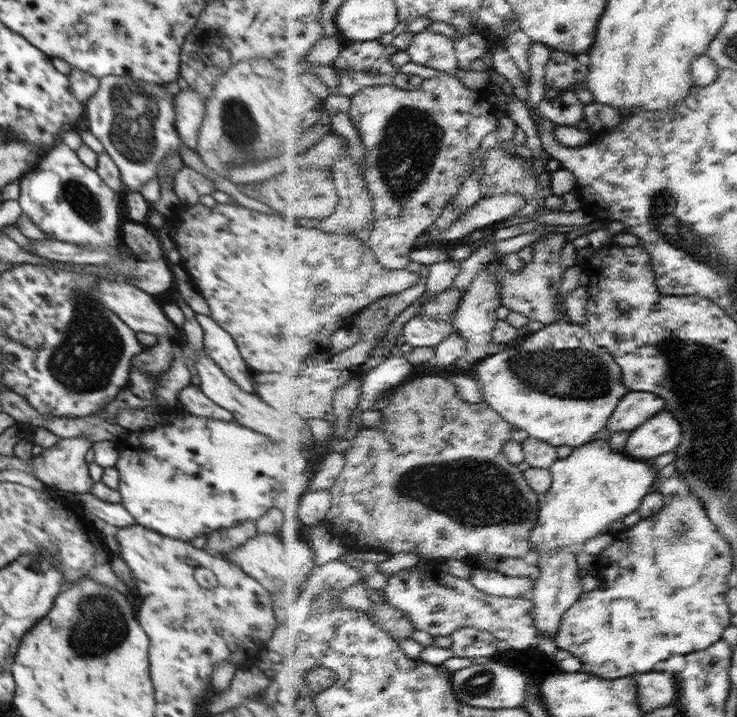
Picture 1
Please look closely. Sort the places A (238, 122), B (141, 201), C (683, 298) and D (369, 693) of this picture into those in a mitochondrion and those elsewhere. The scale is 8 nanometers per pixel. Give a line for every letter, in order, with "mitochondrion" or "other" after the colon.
A: mitochondrion
B: other
C: other
D: other

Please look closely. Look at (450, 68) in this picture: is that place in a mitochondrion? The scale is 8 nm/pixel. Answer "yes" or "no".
no

